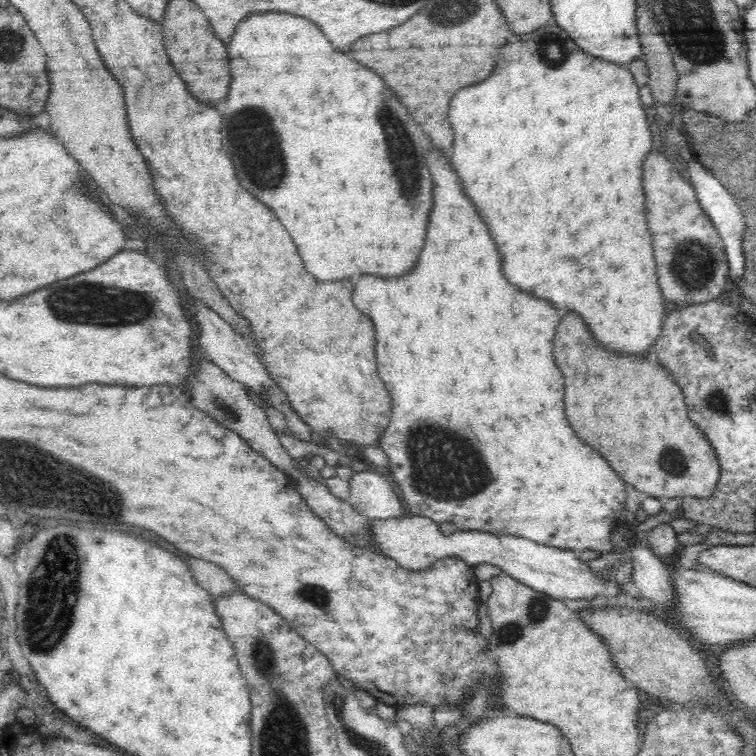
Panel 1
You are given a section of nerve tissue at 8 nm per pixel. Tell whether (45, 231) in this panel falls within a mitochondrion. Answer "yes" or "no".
no

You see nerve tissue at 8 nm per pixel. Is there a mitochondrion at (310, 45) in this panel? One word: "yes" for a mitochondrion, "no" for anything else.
no

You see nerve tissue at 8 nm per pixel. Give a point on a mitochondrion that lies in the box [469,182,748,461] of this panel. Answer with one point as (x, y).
(694, 264)

